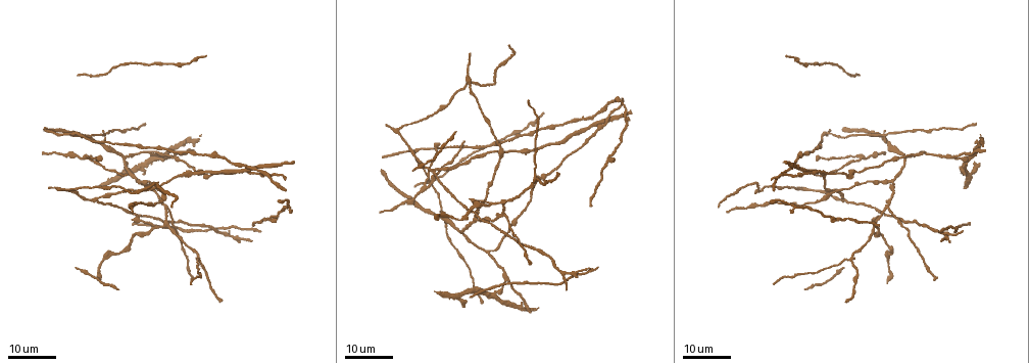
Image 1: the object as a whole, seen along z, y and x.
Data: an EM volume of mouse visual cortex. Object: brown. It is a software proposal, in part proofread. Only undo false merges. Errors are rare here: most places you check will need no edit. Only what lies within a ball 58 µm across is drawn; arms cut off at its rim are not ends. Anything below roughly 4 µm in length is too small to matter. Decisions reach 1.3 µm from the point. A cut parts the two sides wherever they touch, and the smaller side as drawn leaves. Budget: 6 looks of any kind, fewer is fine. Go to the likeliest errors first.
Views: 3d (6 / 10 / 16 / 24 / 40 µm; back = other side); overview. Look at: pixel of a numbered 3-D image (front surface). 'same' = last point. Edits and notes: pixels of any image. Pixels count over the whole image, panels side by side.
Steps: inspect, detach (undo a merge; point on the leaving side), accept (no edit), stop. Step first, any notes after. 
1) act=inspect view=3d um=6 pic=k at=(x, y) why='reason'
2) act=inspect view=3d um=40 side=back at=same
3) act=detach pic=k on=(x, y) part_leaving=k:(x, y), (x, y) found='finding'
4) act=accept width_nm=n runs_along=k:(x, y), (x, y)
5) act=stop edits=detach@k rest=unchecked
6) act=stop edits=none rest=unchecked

act=inspect view=3d um=24 pic=1 at=(849, 258) why='four or more arms meet'

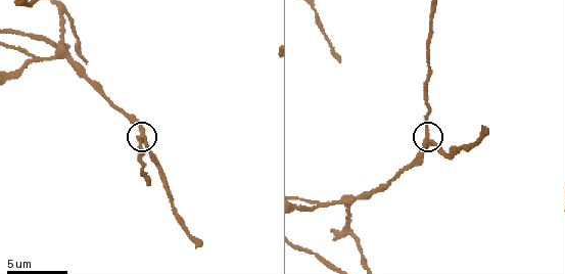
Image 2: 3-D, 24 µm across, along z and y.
act=inspect view=3d um=10 pic=2 at=(429, 137)

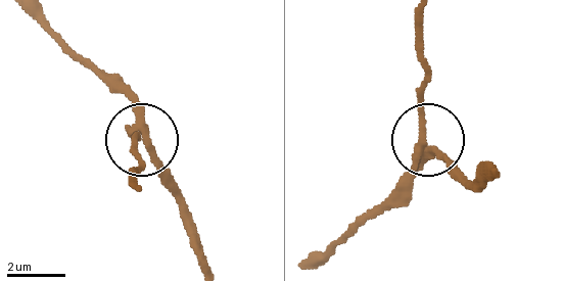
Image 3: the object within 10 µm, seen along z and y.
act=accept found='continuous, no second cell'

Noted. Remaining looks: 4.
act=inspect view=3d um=16 pic=1 at=(951, 157) why='branch point'

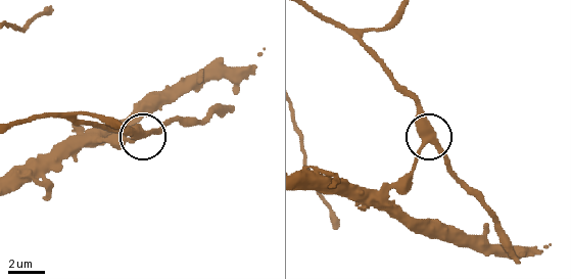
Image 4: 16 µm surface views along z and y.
act=inspect view=3d um=10 pic=4 at=(425, 141)

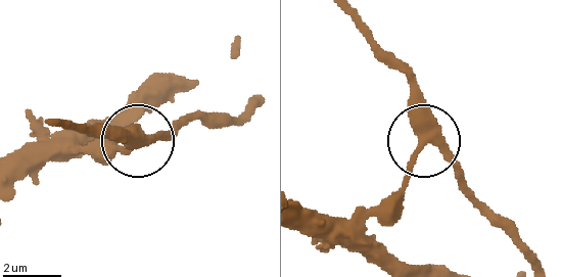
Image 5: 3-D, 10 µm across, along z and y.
act=accept arms=3 found='one cell here'

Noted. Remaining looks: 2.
act=inspect view=3d um=16 pic=1 at=(425, 189) why='arms part here'

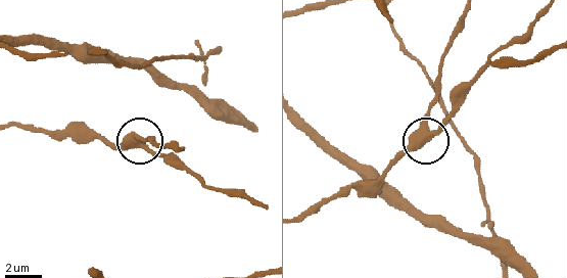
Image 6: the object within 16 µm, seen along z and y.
act=inspect view=3d um=10 pic=6 at=(143, 145)

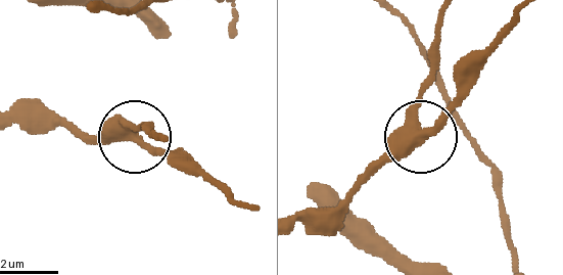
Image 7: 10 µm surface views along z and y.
act=accept arms=3 found='all the same cell'

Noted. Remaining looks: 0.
act=stop edits=none rest=unchecked

